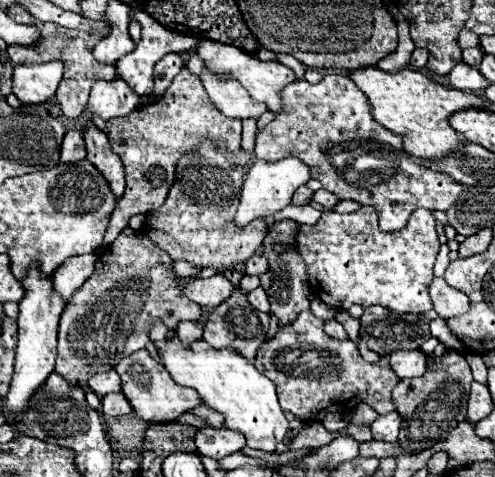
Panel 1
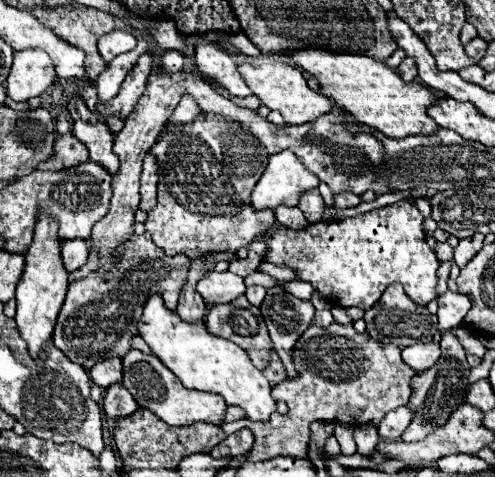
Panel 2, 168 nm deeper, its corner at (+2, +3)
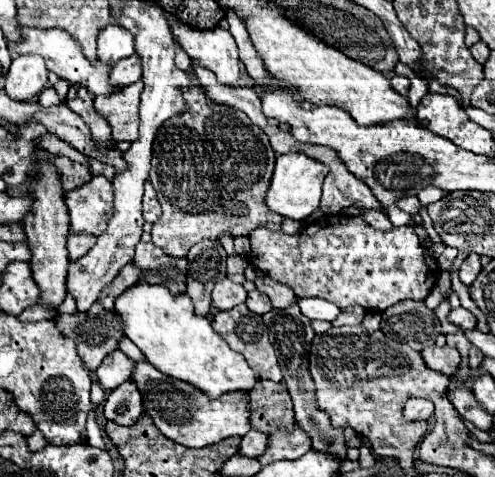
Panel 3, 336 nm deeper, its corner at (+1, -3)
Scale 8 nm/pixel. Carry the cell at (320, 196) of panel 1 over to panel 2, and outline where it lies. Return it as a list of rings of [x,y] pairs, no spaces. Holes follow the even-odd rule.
[[[340,192],[336,194],[336,208],[354,208],[362,204],[362,198],[352,194],[352,192]]]

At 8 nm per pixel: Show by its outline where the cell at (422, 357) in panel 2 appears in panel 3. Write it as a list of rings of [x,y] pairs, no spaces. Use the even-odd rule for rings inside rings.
[[[429,346],[421,352],[423,356],[423,362],[435,370],[435,372],[441,372],[441,374],[453,374],[453,370],[457,368],[457,362],[461,360],[461,356],[457,354],[455,348],[449,348],[449,346]]]

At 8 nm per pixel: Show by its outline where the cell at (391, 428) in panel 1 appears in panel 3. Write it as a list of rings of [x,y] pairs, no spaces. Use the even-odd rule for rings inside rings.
[[[409,398],[409,402],[403,408],[403,416],[407,422],[429,420],[433,416],[433,402],[423,398]]]

